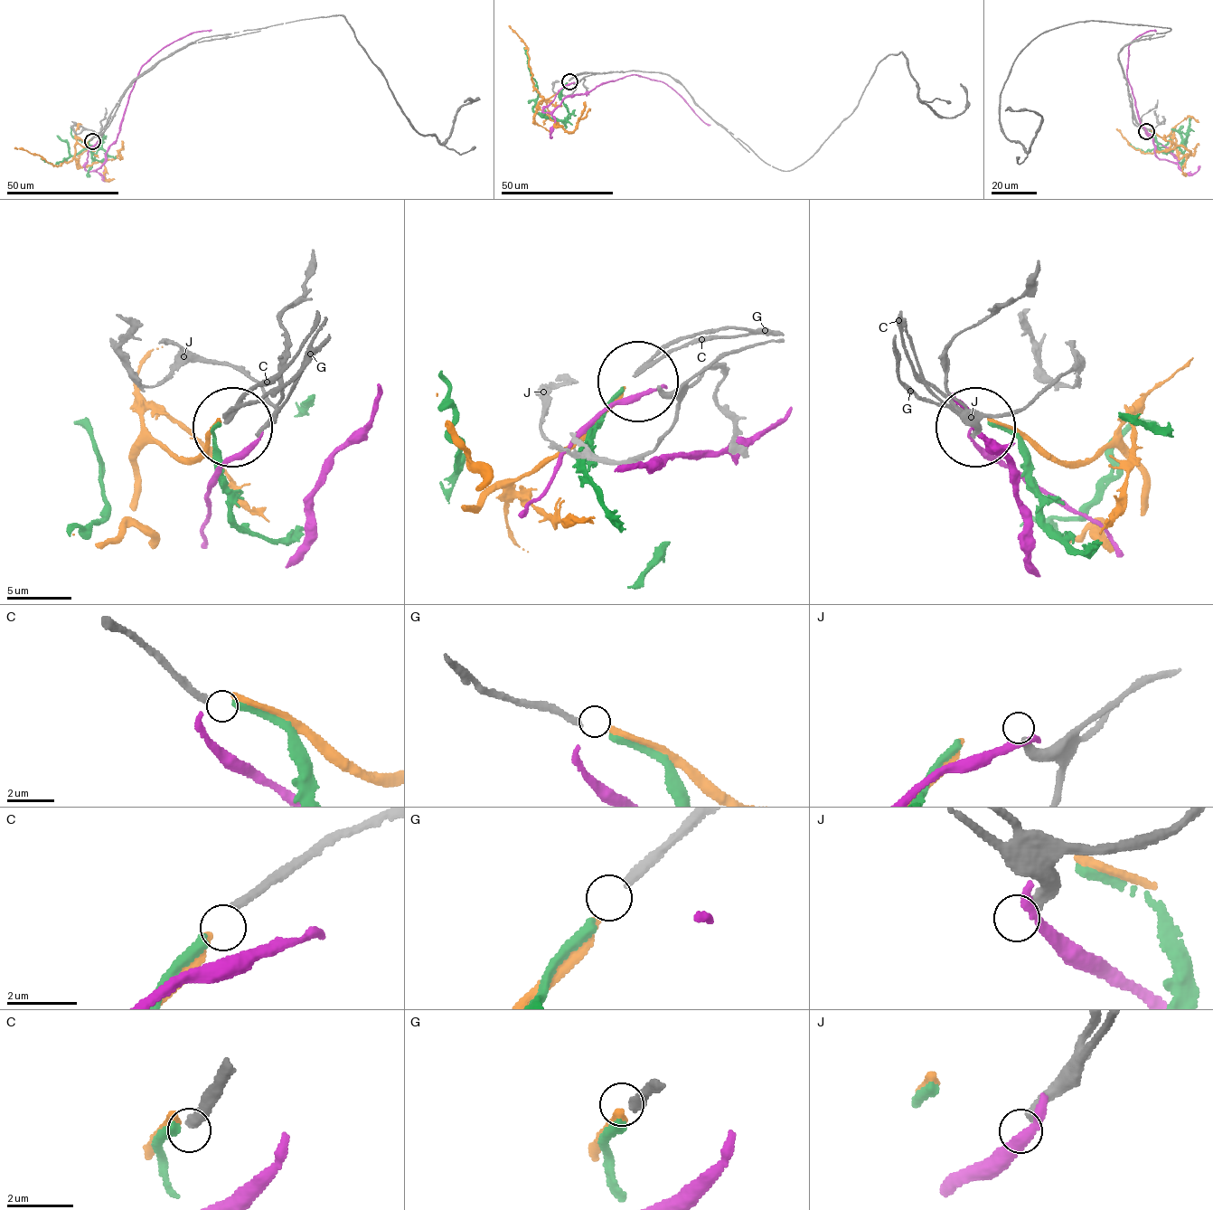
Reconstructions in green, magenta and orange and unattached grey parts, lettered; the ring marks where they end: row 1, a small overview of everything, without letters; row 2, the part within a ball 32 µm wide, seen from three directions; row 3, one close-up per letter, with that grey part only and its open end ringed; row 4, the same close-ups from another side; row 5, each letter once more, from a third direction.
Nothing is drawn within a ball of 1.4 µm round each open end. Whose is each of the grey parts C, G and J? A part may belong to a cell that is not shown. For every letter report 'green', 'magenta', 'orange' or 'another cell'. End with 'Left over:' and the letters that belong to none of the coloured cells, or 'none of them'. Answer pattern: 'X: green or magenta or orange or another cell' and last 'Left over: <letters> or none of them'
C: green
G: orange
J: another cell
Left over: J

